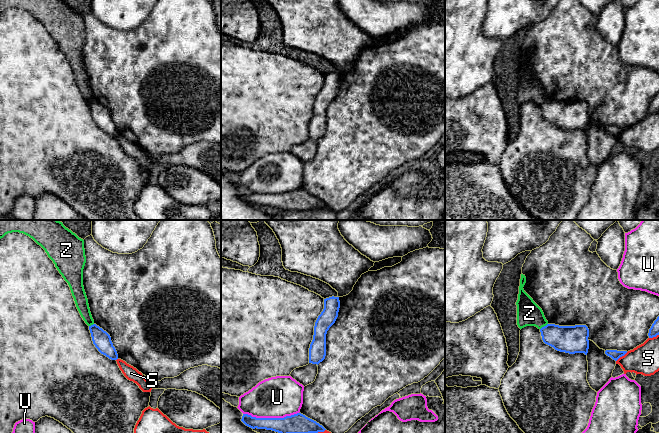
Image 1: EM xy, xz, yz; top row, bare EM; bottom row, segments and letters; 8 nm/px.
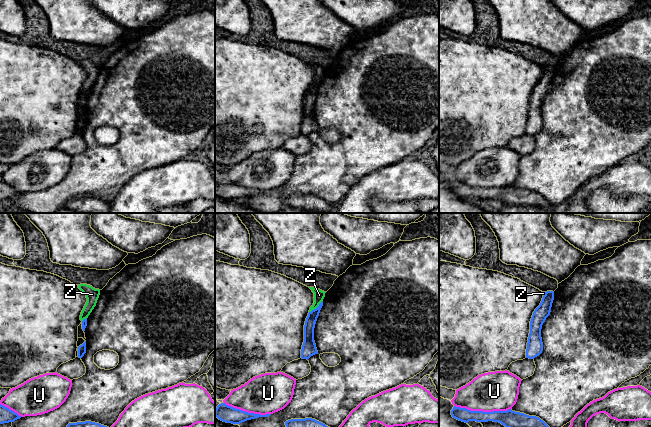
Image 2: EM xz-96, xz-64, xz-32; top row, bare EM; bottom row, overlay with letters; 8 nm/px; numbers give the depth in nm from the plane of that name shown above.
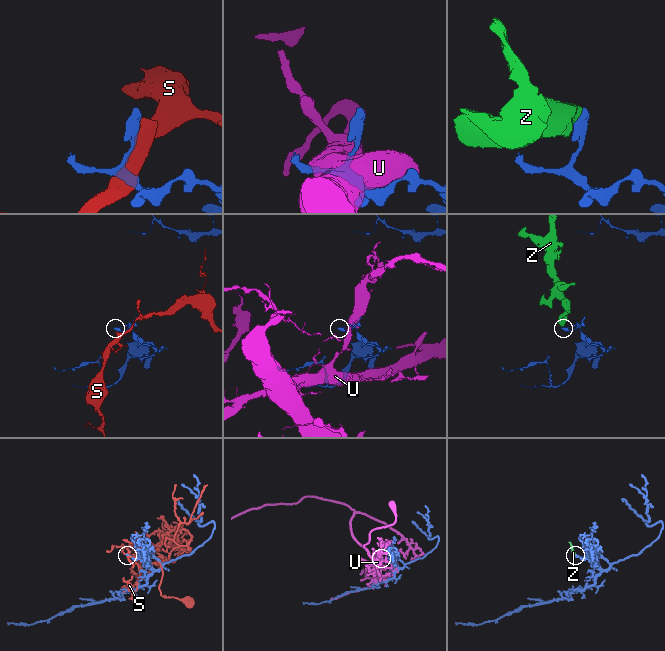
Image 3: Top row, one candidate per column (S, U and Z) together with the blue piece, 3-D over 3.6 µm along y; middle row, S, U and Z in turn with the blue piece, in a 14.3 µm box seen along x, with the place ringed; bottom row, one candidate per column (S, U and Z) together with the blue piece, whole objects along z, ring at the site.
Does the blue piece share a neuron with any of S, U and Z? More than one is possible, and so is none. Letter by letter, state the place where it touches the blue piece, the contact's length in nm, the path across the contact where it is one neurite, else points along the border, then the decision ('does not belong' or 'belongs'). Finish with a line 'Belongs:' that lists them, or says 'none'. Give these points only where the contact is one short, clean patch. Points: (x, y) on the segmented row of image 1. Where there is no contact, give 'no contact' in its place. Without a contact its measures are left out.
S: yz (621, 356) | 120 nm | does not belong
U: xz (270, 418) | 440 nm | does not belong
Z: yz (544, 326) | 80 nm | along yz (547, 323), (540, 329) | does not belong
Belongs: none

